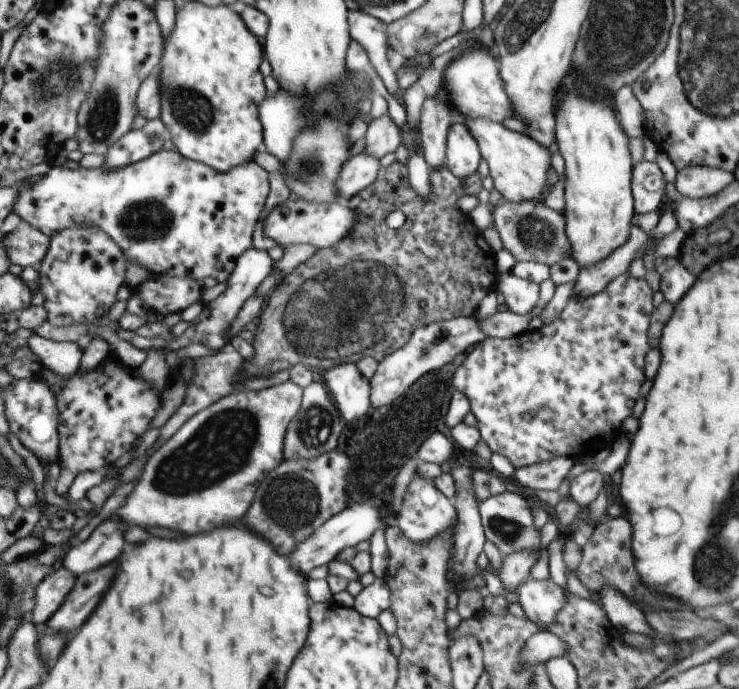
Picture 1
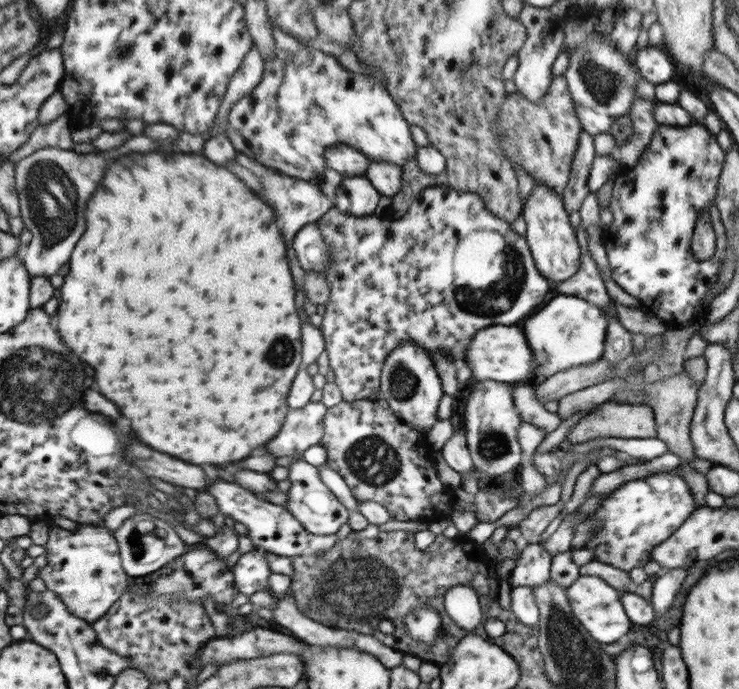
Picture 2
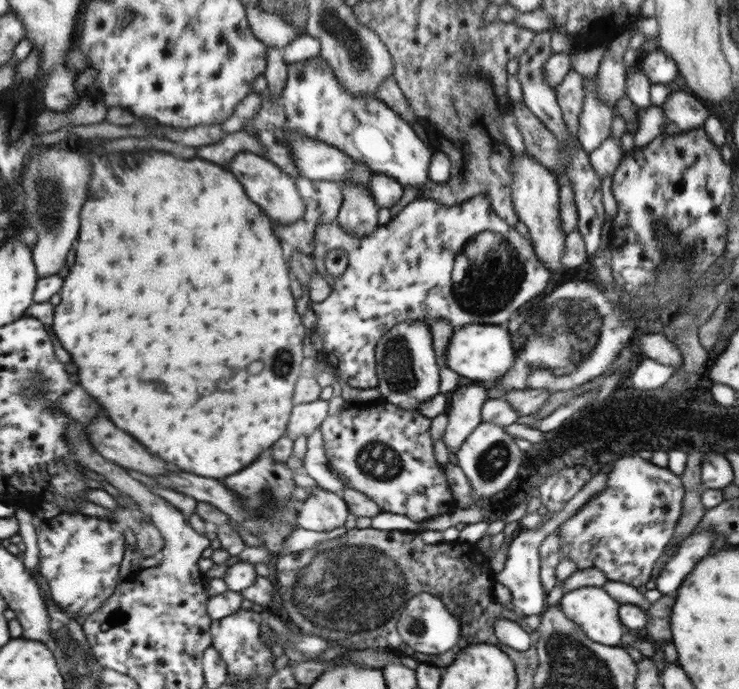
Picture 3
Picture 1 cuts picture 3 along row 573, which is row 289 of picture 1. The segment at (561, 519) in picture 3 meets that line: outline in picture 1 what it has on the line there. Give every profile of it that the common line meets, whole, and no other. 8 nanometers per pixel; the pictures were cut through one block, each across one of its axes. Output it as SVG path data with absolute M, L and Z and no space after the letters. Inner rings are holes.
M511 273L501 274L498 292L508 311L516 315L530 315L539 302L539 285Z

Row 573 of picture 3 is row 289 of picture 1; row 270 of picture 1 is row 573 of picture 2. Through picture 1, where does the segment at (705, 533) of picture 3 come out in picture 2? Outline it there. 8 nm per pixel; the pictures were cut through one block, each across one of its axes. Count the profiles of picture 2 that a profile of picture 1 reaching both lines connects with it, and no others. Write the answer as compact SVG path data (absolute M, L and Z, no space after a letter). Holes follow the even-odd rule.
M694 564L684 568L669 569L666 574L653 580L652 598L649 601L652 603L658 618L662 618L665 612L669 611L684 580L688 577L688 568L691 568L692 565Z

